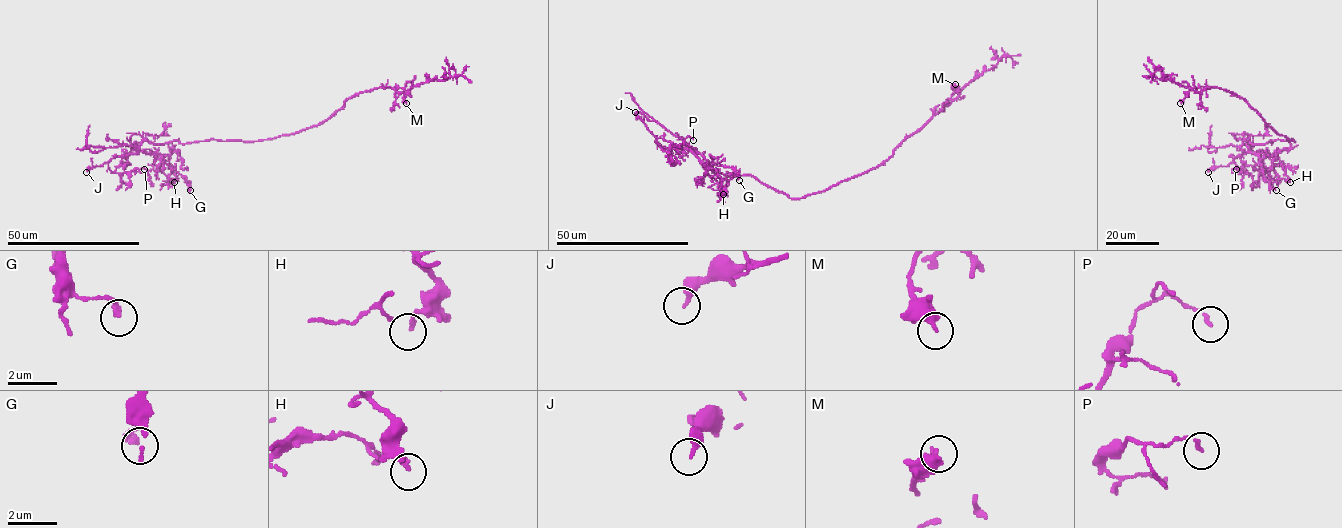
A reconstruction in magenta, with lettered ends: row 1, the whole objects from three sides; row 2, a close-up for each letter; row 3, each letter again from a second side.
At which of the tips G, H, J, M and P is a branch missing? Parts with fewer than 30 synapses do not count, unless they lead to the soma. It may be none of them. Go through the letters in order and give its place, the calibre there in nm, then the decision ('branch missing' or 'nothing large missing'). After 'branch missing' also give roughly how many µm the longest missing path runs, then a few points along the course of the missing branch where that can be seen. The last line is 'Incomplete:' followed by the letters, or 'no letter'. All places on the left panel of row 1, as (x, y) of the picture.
G: place (190, 190); calibre 240 nm; nothing large missing
H: place (174, 182); calibre 150 nm; nothing large missing
J: place (86, 172); calibre 320 nm; nothing large missing
M: place (406, 103); calibre 400 nm; nothing large missing
P: place (144, 169); calibre 120 nm; nothing large missing
Incomplete: no letter

